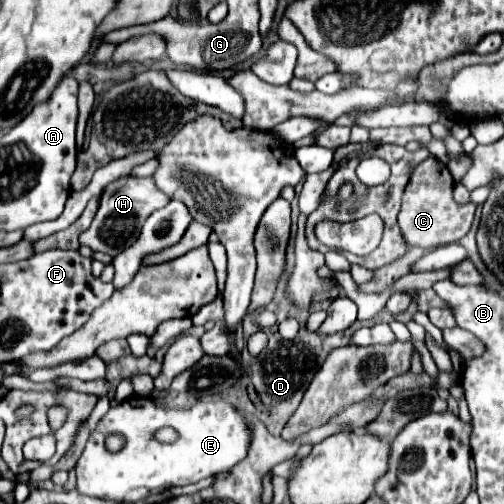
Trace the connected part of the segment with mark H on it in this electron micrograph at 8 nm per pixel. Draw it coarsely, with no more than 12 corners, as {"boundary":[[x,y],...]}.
{"boundary":[[118,178],[104,188],[90,228],[94,252],[116,256],[170,198],[154,178]]}

